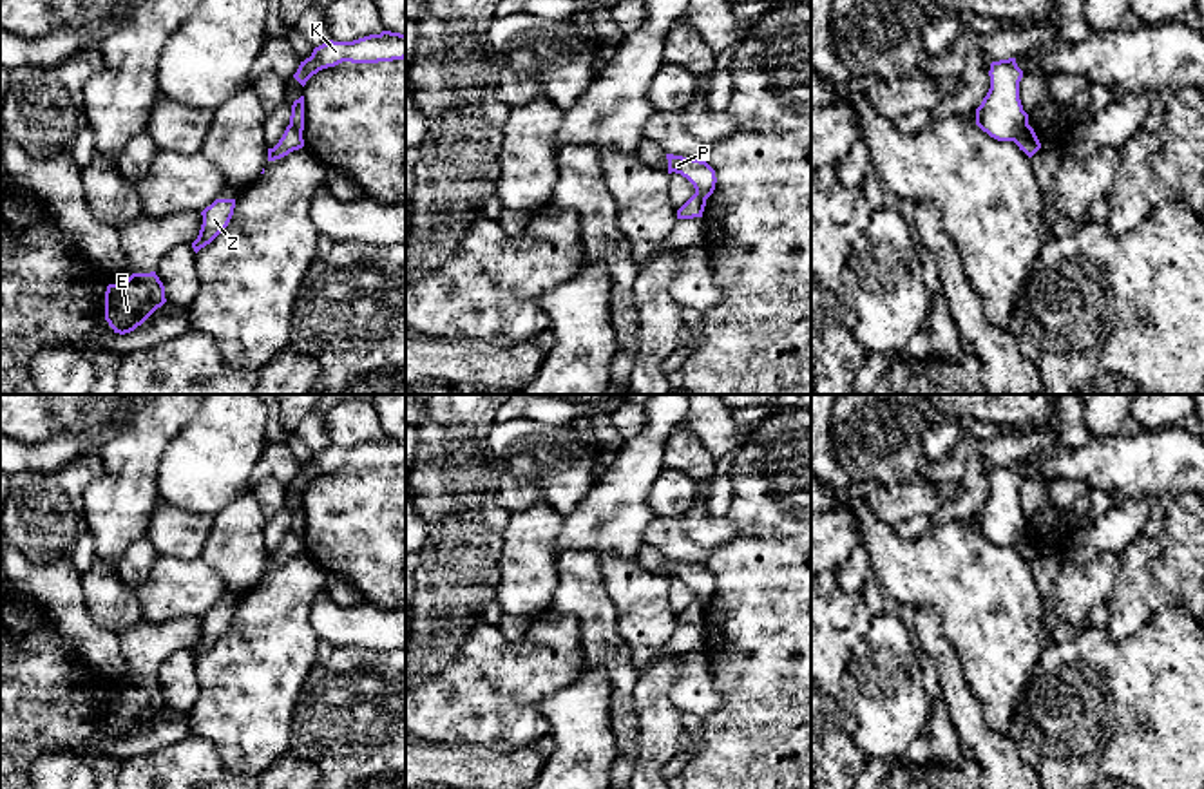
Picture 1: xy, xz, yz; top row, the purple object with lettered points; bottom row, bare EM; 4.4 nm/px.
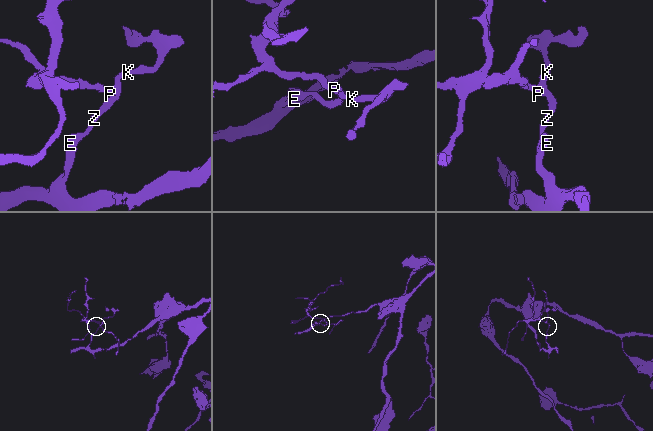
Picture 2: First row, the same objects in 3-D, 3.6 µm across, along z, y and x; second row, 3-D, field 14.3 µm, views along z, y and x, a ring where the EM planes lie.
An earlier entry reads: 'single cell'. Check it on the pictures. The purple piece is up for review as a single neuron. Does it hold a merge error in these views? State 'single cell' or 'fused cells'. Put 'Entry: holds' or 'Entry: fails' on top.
Entry: fails
fused cells

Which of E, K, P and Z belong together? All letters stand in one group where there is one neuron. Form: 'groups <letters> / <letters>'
groups E Z / K P

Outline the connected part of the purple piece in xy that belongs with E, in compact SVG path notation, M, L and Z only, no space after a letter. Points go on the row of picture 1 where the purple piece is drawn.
M156 271L132 273L107 286L105 320L114 333L125 335L141 326L165 302L165 286Z

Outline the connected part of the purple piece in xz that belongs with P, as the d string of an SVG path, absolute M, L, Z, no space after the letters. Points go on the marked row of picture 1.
M666 154L666 159L668 174L675 172L686 177L693 185L695 194L699 194L704 199L708 199L713 194L717 177L715 170L706 161L674 154Z

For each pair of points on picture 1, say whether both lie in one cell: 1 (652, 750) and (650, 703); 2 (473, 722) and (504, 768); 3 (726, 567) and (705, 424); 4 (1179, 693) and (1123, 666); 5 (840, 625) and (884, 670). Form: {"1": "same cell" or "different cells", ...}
{"1": "same cell", "2": "different cells", "3": "different cells", "4": "same cell", "5": "different cells"}

